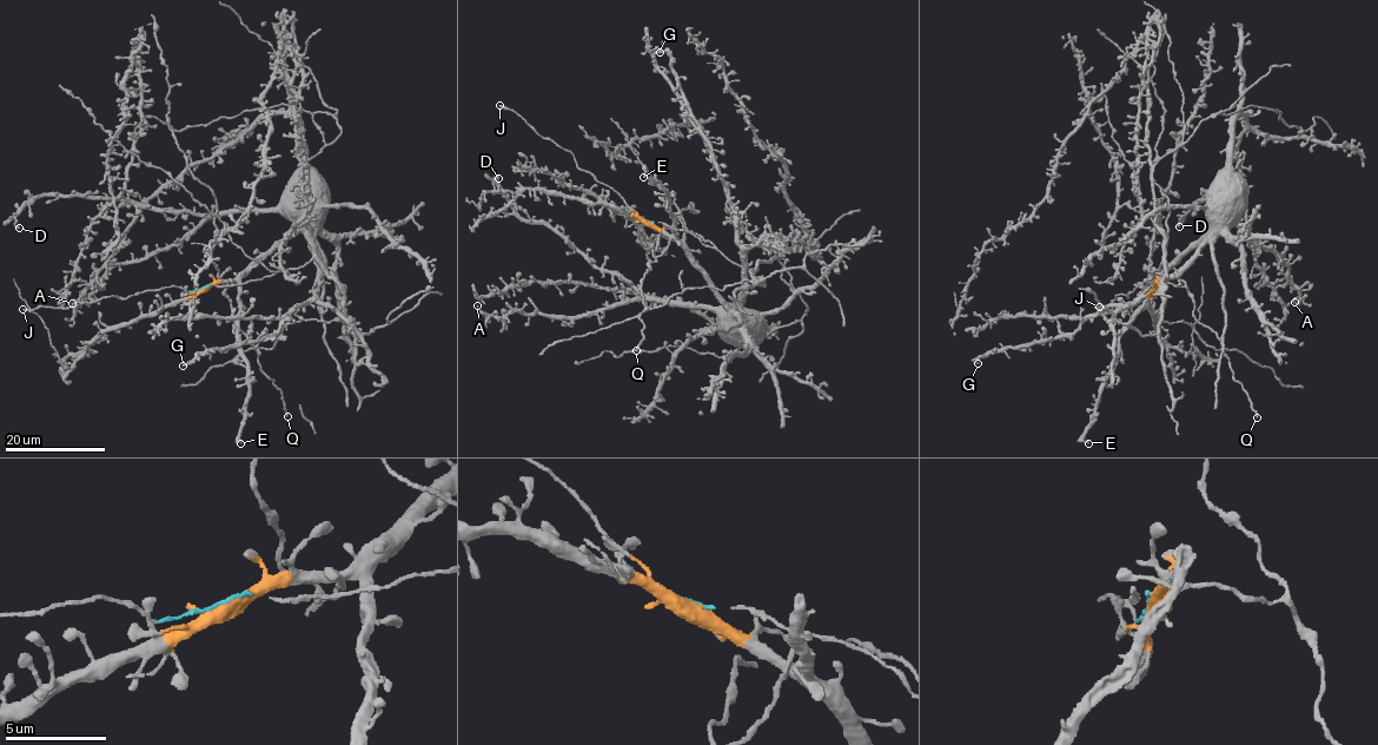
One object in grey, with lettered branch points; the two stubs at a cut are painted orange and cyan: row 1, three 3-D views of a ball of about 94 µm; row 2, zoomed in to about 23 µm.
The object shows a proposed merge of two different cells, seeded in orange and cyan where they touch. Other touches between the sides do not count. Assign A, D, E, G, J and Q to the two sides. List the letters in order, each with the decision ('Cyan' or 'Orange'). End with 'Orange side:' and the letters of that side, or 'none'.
A: Orange
D: Orange
E: Orange
G: Orange
J: Cyan
Q: Orange
Orange side: A, D, E, G, Q

